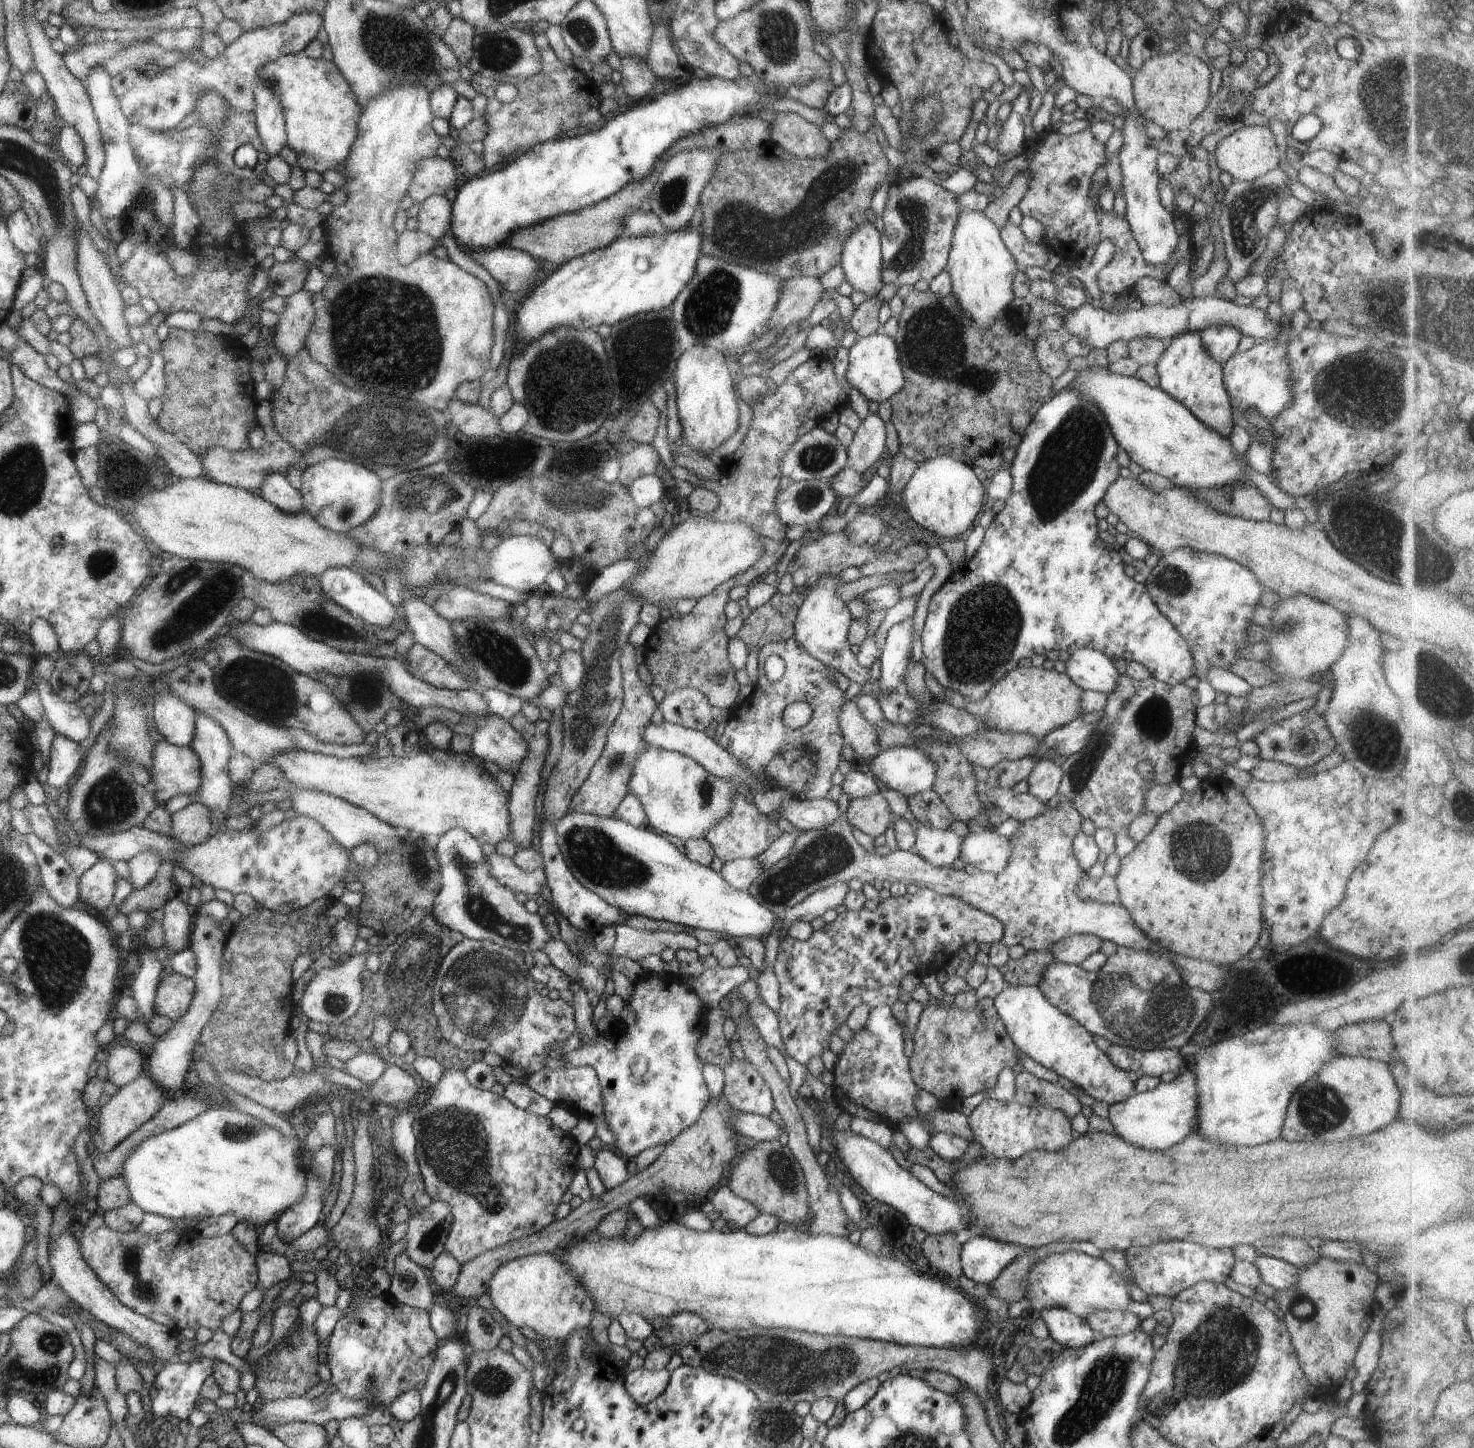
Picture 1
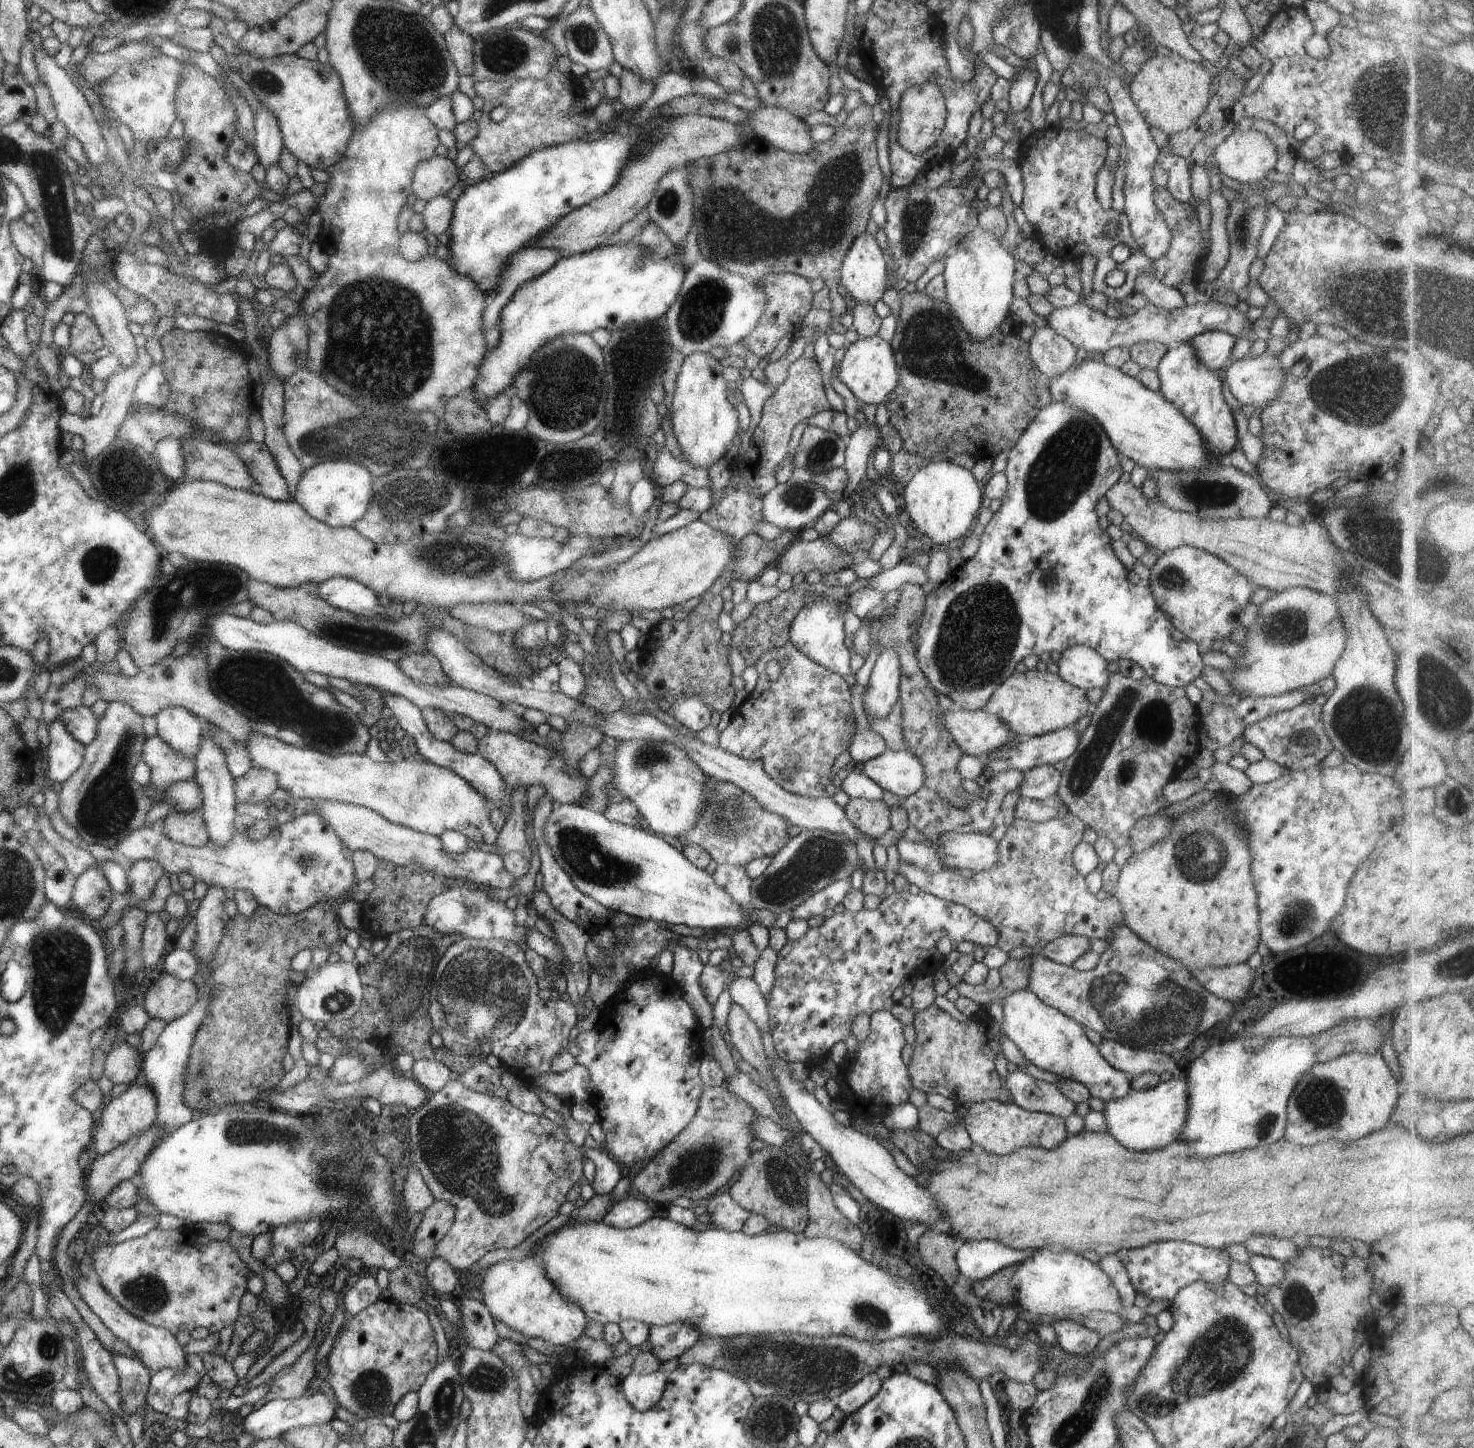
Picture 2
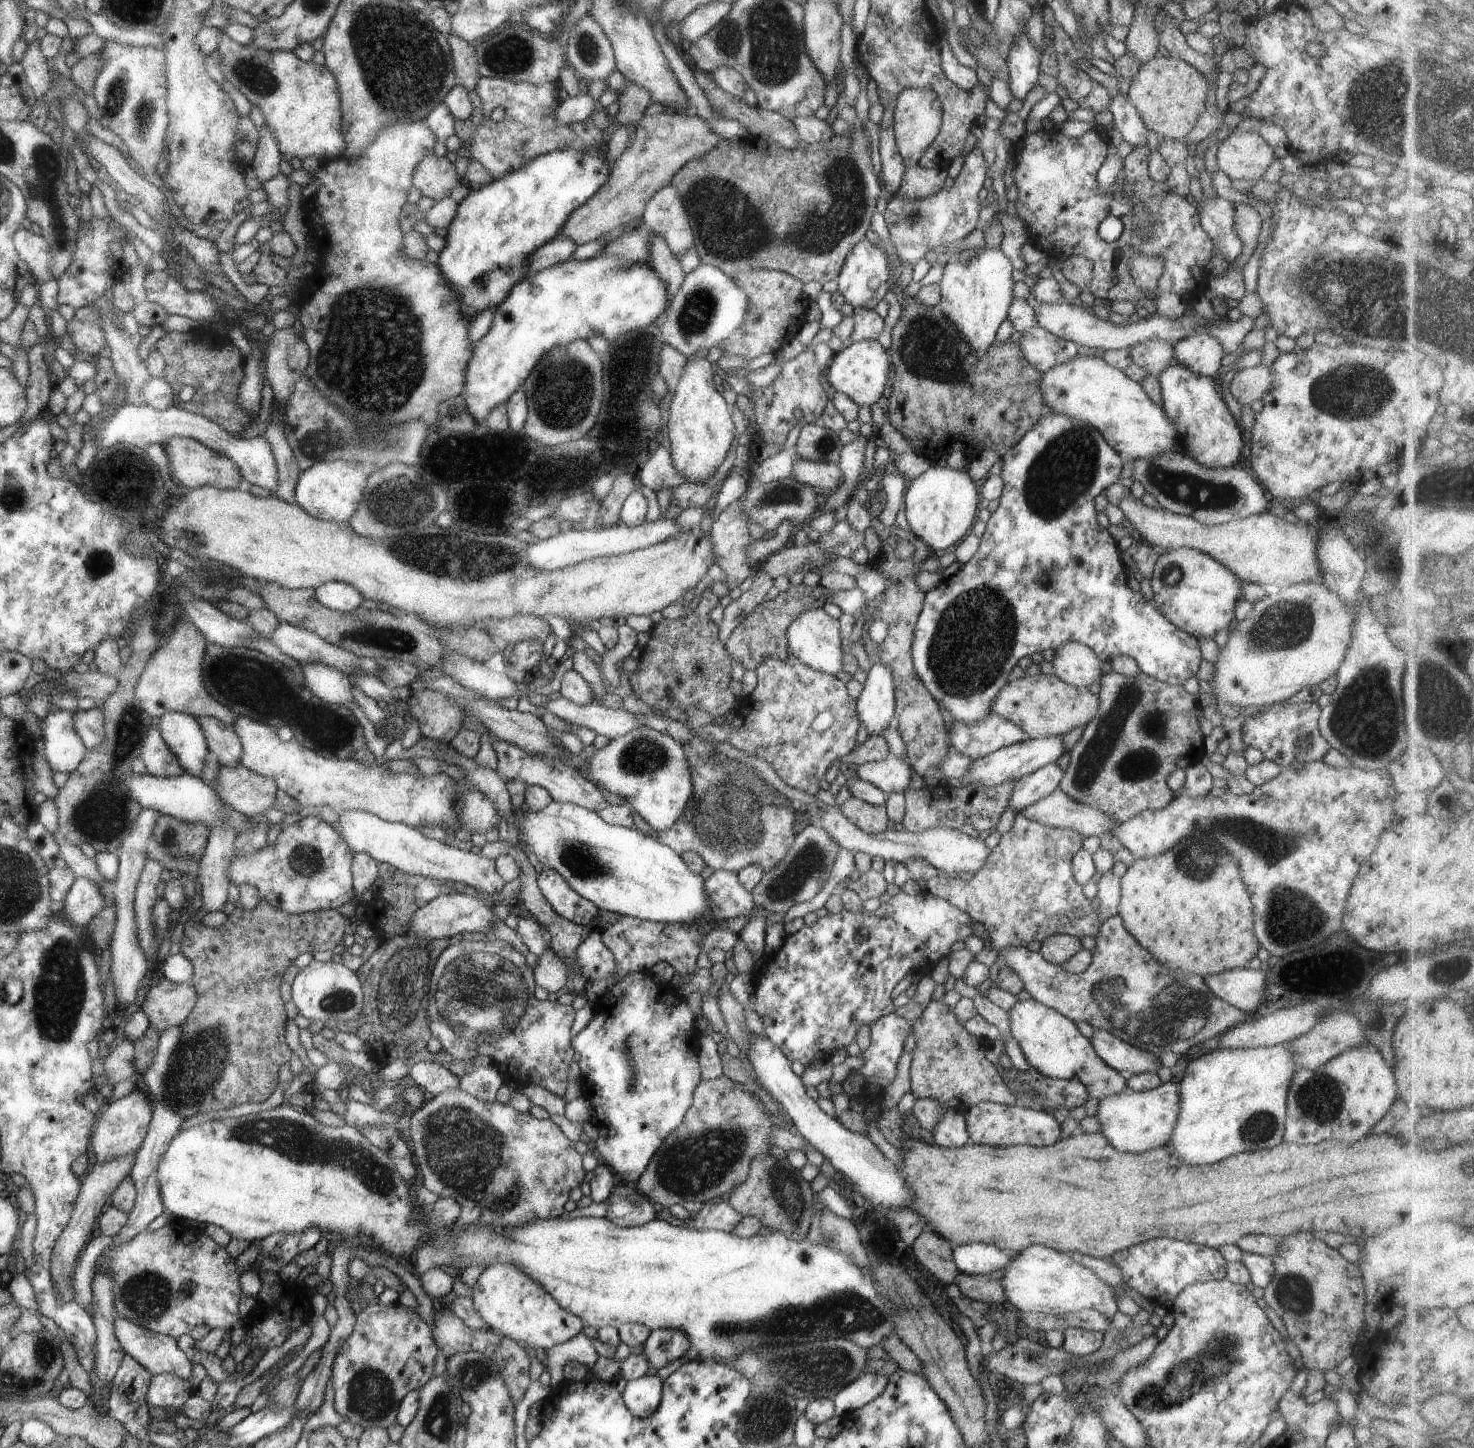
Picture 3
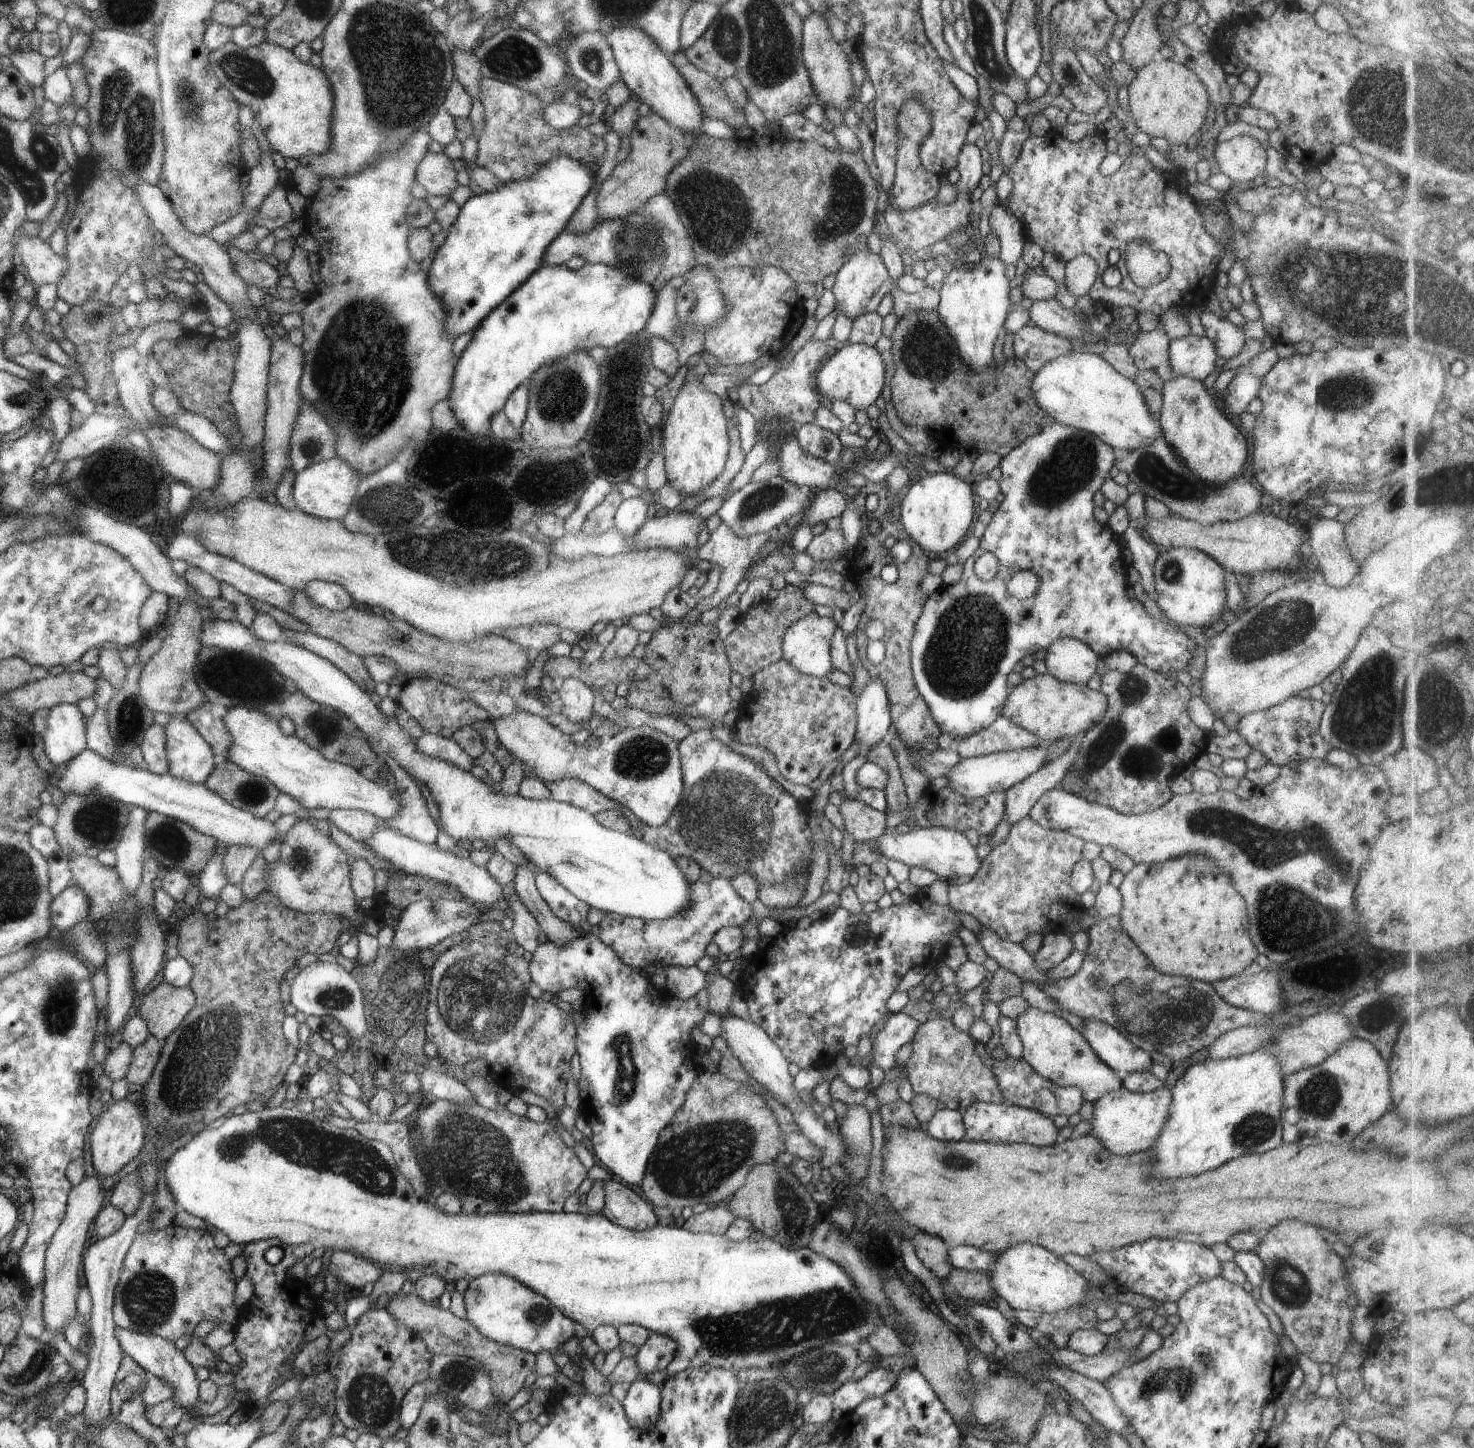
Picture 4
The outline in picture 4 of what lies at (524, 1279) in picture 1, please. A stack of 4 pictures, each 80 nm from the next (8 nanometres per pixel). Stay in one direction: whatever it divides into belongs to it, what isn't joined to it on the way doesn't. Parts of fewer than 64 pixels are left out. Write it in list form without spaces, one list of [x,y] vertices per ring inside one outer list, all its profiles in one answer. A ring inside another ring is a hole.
[[[488,1273],[468,1283],[463,1293],[466,1319],[488,1340],[534,1353],[554,1351],[574,1336],[572,1319],[540,1293],[514,1277]]]

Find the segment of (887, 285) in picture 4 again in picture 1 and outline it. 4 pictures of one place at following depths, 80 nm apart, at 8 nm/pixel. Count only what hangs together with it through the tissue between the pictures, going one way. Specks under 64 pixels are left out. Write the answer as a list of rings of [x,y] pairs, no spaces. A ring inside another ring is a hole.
[[[866,220],[845,240],[841,254],[841,263],[844,270],[844,280],[851,284],[854,291],[866,294],[868,298],[880,297],[880,290],[884,286],[882,280],[883,256],[881,251],[881,235],[876,227]]]

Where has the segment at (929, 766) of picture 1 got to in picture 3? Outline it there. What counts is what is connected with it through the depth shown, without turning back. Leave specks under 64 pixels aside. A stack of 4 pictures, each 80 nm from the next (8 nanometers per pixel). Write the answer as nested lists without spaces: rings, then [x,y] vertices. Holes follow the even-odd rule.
[[[890,753],[883,761],[864,763],[858,767],[858,778],[884,792],[908,790],[914,770],[910,764]]]

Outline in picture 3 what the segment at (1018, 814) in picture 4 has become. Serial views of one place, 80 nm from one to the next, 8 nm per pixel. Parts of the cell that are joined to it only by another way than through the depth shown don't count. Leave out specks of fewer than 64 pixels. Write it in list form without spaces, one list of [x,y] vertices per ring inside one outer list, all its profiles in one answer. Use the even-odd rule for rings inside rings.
[[[1053,762],[1036,769],[1032,774],[1023,776],[1014,782],[1009,800],[1010,808],[1017,814],[1022,813],[1037,800],[1052,794],[1059,788],[1064,773],[1062,766],[1058,762]]]

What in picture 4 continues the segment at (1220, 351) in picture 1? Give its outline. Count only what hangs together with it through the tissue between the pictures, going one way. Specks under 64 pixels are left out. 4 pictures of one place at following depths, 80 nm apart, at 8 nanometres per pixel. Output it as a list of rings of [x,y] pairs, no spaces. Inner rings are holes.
[[[1188,334],[1169,342],[1168,362],[1174,375],[1203,381],[1214,371],[1217,350],[1206,336]]]

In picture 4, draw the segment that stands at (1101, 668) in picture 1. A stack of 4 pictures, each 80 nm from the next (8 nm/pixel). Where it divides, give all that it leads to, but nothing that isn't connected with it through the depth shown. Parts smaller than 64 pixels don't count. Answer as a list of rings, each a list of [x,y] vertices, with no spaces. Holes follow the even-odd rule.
[[[1059,638],[1046,649],[1043,659],[1048,674],[1065,683],[1083,684],[1098,668],[1099,656],[1078,639]]]

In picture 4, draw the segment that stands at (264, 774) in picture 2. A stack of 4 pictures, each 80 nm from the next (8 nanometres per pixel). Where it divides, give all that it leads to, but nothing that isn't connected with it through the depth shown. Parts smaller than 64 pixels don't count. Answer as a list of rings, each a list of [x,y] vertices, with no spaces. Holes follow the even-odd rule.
[[[221,759],[204,785],[232,806],[263,819],[275,810],[276,798],[281,793],[267,778],[250,774]]]

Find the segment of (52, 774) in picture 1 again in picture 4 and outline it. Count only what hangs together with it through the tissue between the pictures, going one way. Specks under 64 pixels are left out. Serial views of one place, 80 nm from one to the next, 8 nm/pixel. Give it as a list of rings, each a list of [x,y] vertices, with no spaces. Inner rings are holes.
[[[62,703],[48,710],[47,727],[43,732],[46,756],[56,765],[66,764],[75,759],[87,747],[87,732],[85,716],[80,711],[77,703]]]

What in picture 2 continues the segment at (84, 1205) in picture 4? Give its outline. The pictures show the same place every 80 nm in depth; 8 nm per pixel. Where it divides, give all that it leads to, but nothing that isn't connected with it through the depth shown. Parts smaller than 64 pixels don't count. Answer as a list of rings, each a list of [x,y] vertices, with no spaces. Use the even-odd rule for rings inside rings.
[[[154,1124],[152,1128],[122,1143],[114,1151],[97,1157],[88,1170],[88,1198],[96,1204],[105,1200],[108,1193],[123,1180],[135,1180],[139,1165],[160,1138],[161,1133]]]

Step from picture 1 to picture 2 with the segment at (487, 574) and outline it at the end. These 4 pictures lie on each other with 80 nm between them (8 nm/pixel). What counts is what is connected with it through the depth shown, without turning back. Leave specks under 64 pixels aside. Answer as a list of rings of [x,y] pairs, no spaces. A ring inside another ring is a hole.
[[[516,534],[509,535],[508,539],[503,542],[503,546],[511,566],[509,575],[512,575],[517,581],[528,582],[569,569],[576,560],[584,556],[595,555],[595,549],[600,551],[603,548],[603,542],[600,537],[593,539],[583,534],[568,535],[563,542],[559,542],[554,537],[539,539]]]

